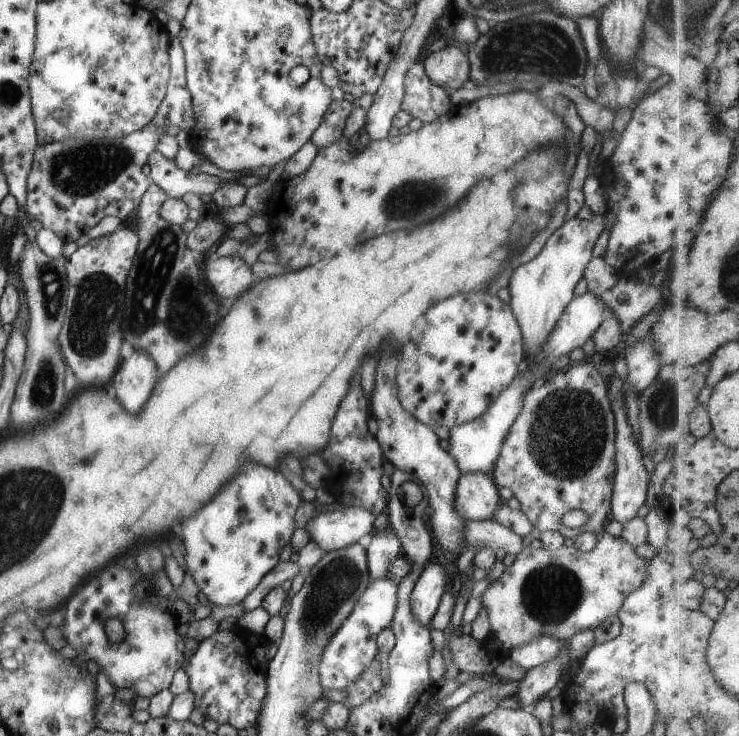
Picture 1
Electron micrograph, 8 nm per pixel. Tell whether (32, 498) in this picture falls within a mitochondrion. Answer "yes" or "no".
yes

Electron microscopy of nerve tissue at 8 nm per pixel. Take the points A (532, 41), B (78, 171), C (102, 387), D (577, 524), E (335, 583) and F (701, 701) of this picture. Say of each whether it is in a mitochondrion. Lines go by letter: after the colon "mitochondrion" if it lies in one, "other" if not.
A: mitochondrion
B: mitochondrion
C: other
D: other
E: mitochondrion
F: mitochondrion

